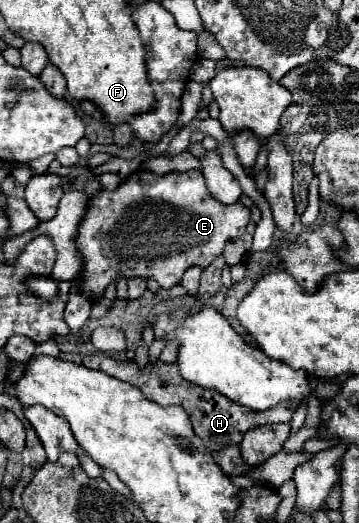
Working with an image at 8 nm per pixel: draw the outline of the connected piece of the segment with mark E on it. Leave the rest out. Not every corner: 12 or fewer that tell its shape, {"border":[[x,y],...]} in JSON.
{"border":[[138,170],[88,202],[78,288],[162,288],[246,232],[198,170]]}

